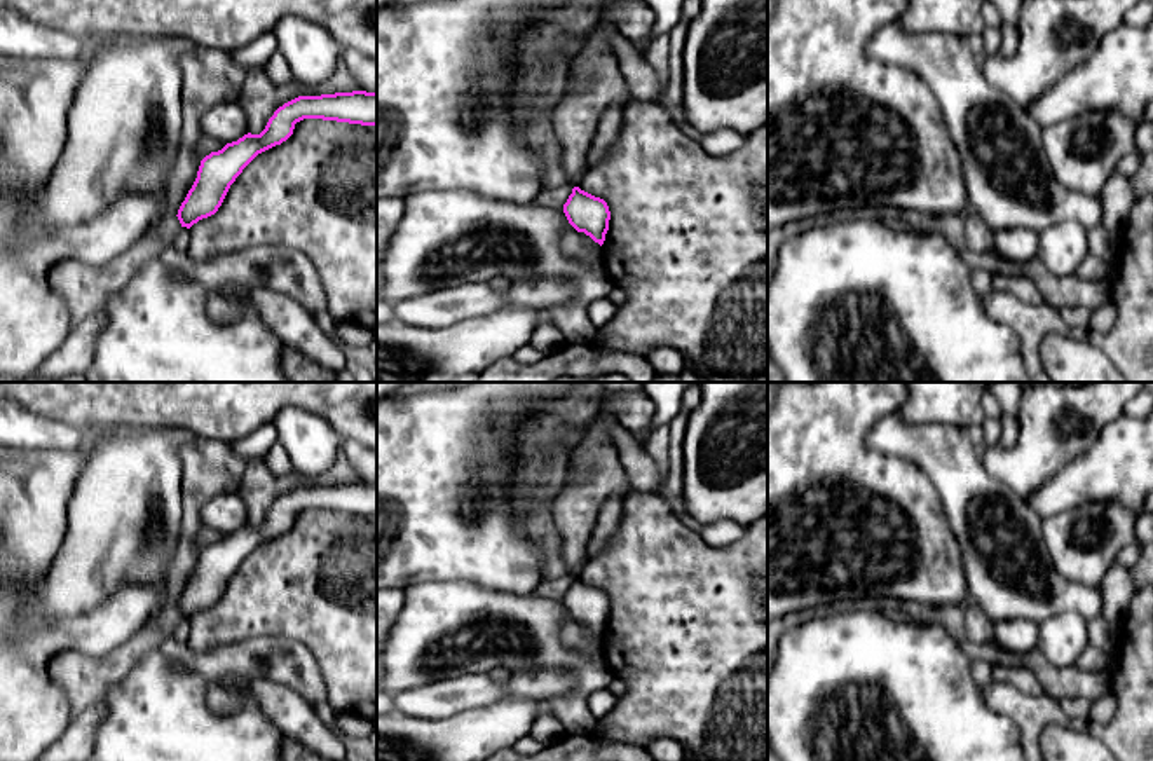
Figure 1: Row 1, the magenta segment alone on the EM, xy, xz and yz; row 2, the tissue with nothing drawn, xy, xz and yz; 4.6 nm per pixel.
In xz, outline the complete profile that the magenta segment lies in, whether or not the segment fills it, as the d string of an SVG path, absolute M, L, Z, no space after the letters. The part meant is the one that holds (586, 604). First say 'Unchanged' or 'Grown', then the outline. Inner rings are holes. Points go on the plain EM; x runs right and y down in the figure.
Unchanged. M574 578L563 595L563 604L577 623L584 623L600 637L604 635L611 611L611 602L604 590Z

